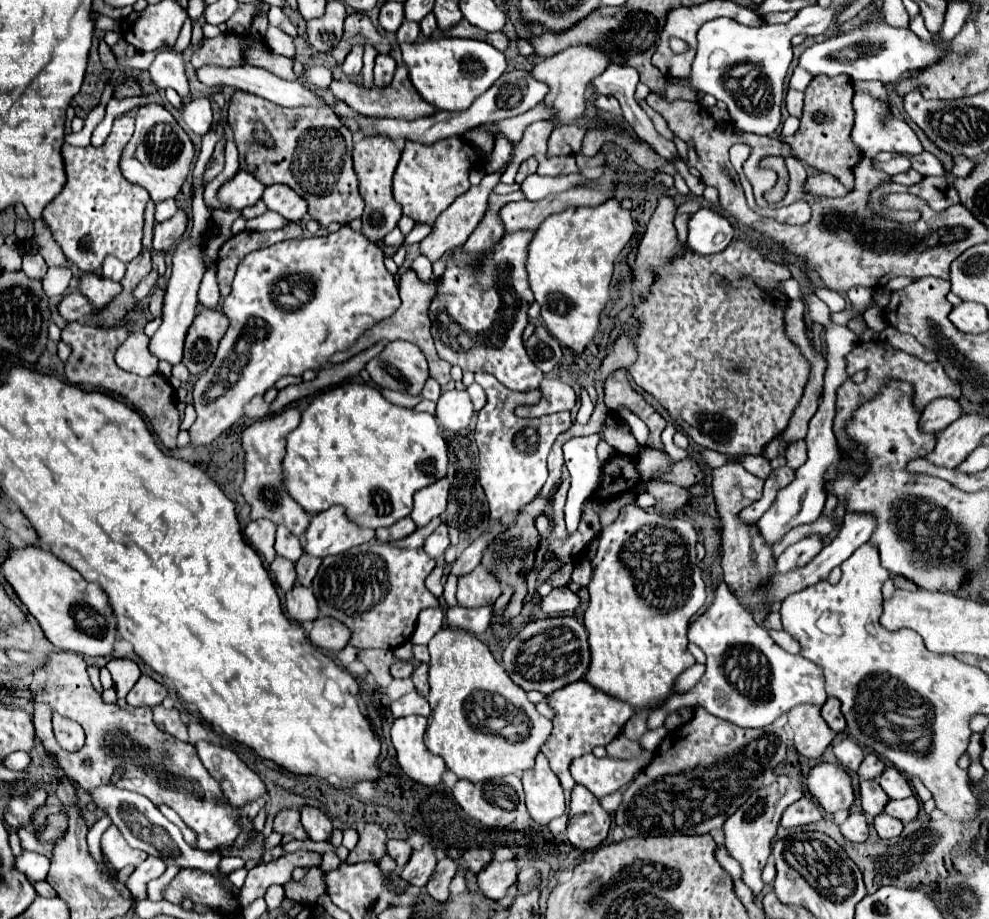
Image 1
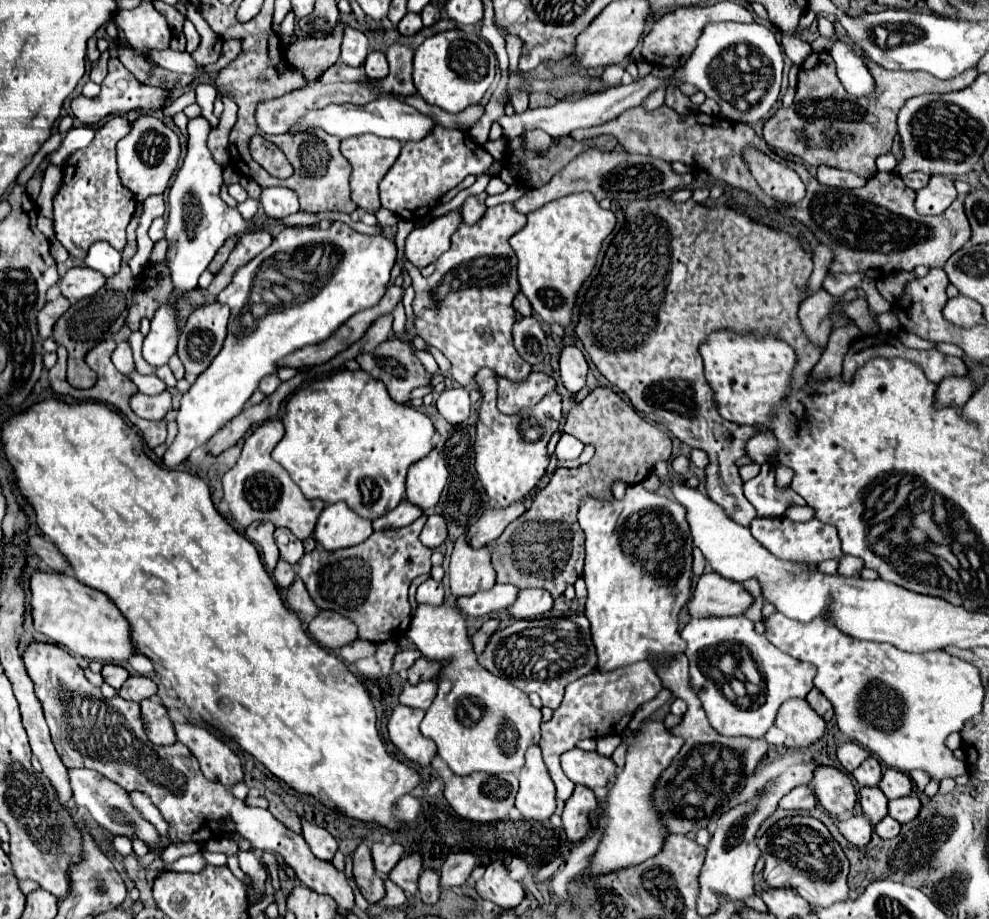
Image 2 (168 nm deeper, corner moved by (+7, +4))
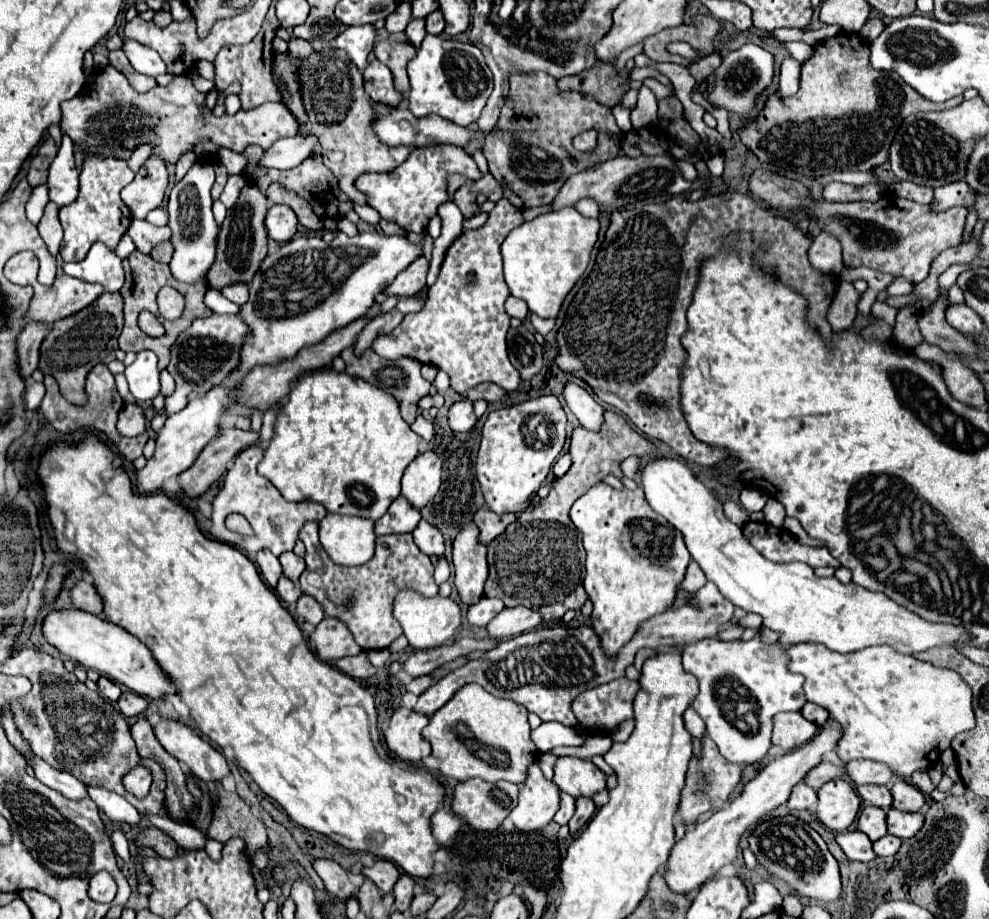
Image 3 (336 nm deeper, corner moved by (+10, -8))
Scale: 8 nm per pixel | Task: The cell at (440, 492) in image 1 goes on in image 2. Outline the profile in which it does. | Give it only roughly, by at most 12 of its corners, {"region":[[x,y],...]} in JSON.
{"region":[[438,449],[408,469],[406,497],[432,509],[448,469]]}

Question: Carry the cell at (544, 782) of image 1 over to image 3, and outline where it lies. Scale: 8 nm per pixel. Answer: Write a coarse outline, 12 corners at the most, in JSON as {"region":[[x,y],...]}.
{"region":[[533,761],[509,819],[539,831],[553,819],[559,789]]}

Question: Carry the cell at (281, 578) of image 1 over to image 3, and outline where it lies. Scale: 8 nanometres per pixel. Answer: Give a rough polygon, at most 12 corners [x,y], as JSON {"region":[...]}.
{"region":[[281,577],[275,589],[287,605],[295,603],[303,591],[297,583]]}

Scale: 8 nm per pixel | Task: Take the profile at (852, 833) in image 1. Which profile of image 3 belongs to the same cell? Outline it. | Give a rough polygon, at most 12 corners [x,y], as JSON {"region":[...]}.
{"region":[[863,831],[837,833],[835,841],[853,861],[875,859]]}

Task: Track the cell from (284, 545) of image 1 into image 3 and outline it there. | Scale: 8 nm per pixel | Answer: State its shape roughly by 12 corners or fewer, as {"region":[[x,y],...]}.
{"region":[[281,553],[283,575],[297,581],[305,569],[303,557]]}

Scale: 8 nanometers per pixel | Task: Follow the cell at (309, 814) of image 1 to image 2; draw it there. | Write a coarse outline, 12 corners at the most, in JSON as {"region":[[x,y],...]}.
{"region":[[302,821],[302,837],[318,859],[332,863],[338,851],[326,829]]}

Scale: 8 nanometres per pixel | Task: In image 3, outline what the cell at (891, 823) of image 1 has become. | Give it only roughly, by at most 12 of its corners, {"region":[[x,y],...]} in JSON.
{"region":[[885,835],[873,843],[879,857],[895,855],[901,839]]}

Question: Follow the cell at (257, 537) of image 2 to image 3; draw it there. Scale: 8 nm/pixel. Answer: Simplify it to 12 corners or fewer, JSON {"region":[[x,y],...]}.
{"region":[[269,549],[257,551],[263,579],[275,589],[283,575],[279,559]]}

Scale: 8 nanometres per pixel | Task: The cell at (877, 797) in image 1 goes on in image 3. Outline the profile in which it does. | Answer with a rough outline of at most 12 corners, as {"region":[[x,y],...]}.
{"region":[[863,807],[857,823],[871,841],[887,835],[881,807]]}

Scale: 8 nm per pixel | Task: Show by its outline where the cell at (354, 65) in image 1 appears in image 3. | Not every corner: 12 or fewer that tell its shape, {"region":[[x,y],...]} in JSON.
{"region":[[373,25],[345,27],[335,45],[363,71],[377,31]]}

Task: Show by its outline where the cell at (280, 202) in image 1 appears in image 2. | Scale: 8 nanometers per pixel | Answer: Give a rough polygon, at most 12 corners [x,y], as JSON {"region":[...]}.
{"region":[[262,189],[260,203],[270,219],[300,211],[296,193]]}

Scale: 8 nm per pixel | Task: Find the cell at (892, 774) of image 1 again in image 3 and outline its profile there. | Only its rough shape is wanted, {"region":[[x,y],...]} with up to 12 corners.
{"region":[[903,779],[893,783],[893,809],[919,811],[923,793]]}

